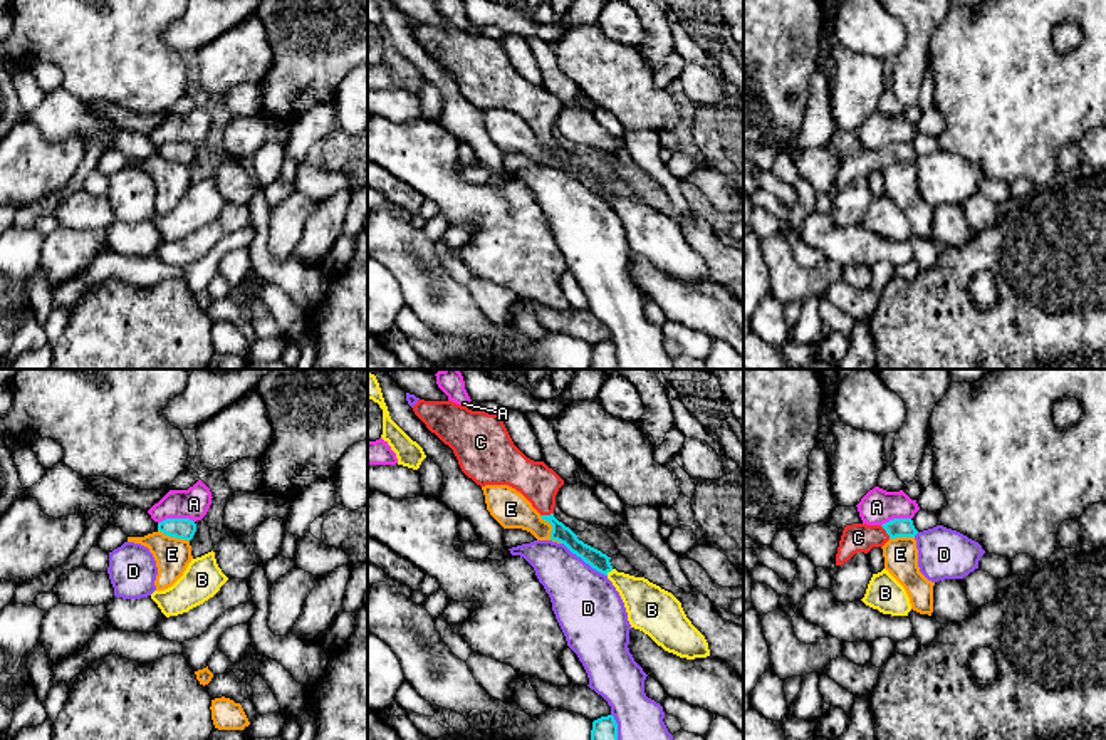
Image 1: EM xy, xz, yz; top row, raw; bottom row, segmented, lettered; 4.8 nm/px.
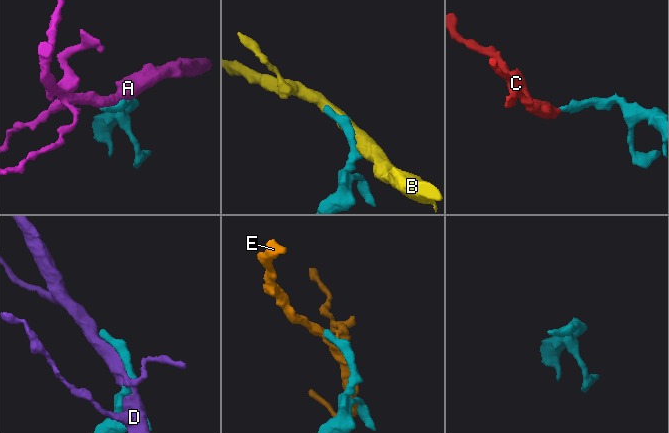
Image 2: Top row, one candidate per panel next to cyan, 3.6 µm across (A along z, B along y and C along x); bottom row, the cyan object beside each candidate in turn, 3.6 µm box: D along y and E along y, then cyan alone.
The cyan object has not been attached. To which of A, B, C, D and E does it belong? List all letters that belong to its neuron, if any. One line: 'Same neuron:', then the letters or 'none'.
Same neuron: C

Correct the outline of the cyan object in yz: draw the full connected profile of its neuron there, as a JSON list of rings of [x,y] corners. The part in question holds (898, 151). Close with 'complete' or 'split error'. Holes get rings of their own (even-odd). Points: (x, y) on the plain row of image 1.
[[[893,143],[883,149],[846,149],[839,164],[836,190],[843,190],[854,178],[868,178],[873,171],[883,171],[889,163],[915,161],[918,154],[911,143]]]; split error

